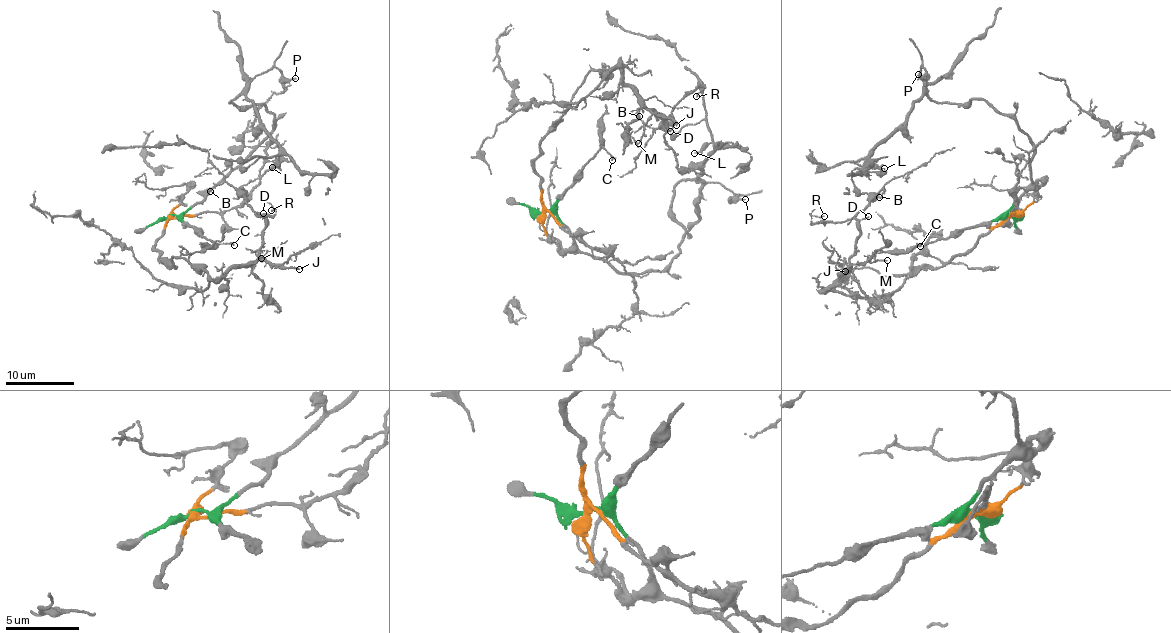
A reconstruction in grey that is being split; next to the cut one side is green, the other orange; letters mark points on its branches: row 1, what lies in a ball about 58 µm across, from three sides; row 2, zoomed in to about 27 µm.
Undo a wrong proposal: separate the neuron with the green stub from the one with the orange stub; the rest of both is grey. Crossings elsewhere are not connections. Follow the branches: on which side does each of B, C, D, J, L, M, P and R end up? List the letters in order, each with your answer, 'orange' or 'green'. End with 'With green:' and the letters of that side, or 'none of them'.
B: orange
C: green
D: orange
J: orange
L: green
M: orange
P: green
R: orange
With green: C, L, P

